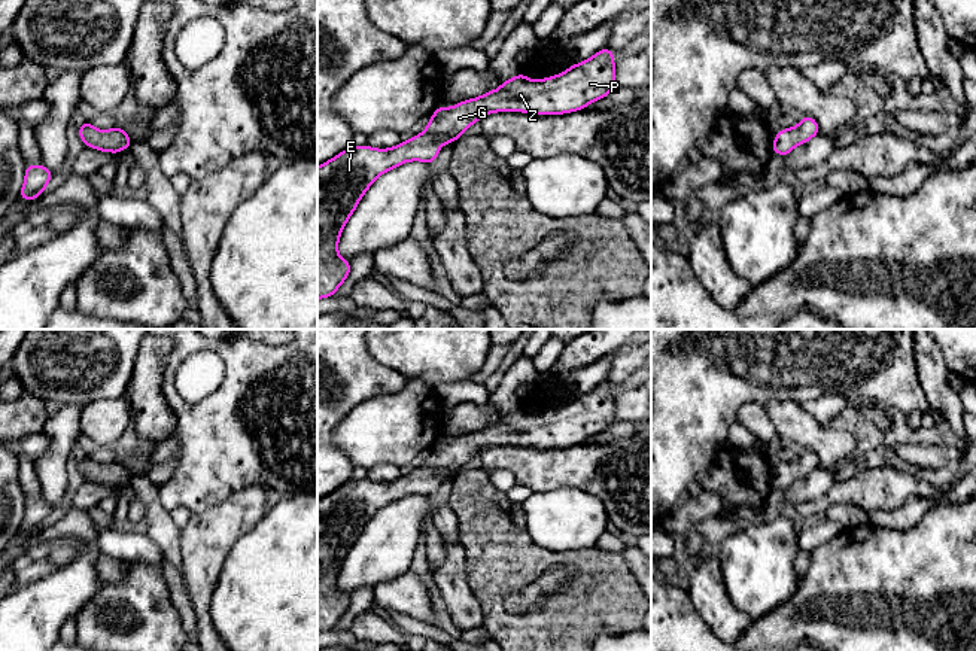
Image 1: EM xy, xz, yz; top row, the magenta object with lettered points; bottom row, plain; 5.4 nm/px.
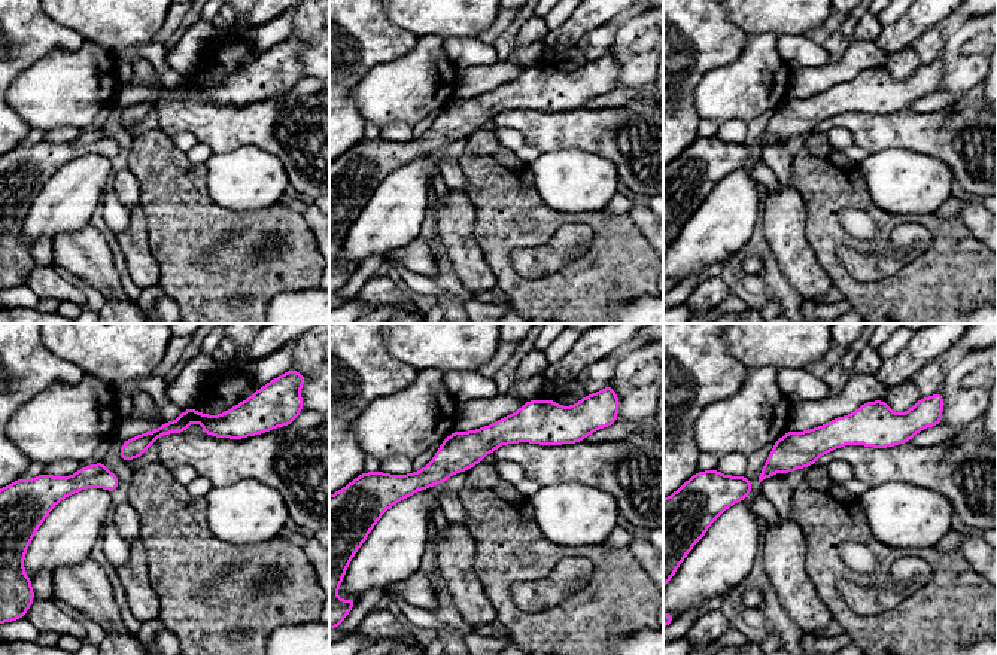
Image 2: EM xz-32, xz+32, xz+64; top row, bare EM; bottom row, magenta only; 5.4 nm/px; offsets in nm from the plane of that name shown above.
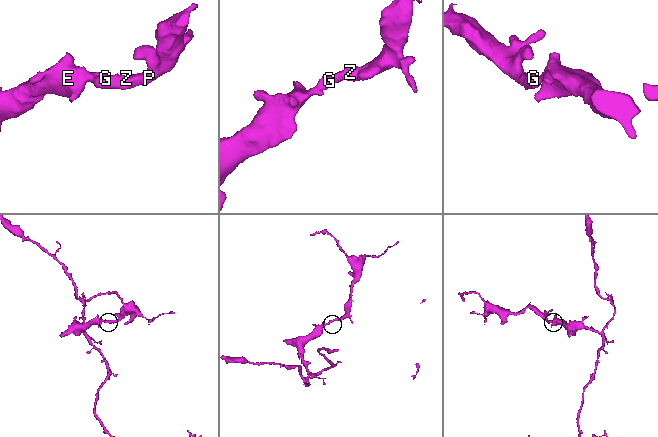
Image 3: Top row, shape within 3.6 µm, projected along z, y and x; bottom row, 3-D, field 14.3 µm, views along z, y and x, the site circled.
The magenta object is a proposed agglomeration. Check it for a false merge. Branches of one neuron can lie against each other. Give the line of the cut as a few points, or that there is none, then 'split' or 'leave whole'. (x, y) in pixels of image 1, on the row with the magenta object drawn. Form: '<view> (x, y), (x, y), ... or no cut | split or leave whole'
no cut | leave whole

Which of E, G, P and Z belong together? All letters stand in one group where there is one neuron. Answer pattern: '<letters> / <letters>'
E G P Z

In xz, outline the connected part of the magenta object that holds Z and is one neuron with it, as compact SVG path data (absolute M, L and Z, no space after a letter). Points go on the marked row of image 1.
M601 49L592 58L572 64L560 74L533 80L523 73L505 80L498 89L460 101L453 107L438 107L423 130L408 142L389 149L359 146L343 150L317 167L317 299L337 292L350 274L350 261L338 255L338 240L349 217L367 189L383 173L408 161L432 164L444 143L453 143L484 115L495 112L525 112L532 115L560 115L581 110L615 89L614 51Z

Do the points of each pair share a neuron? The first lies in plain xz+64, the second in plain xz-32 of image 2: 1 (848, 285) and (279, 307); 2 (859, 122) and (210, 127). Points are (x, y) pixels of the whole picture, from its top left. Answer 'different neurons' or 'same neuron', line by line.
1: different neurons
2: same neuron

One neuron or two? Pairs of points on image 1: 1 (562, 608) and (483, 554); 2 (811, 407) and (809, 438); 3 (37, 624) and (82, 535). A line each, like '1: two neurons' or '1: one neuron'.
1: one neuron
2: two neurons
3: one neuron

